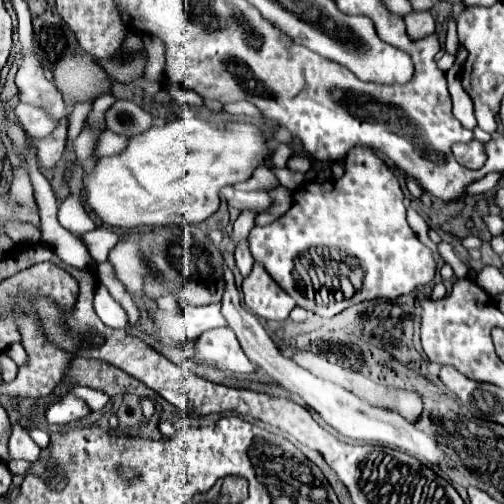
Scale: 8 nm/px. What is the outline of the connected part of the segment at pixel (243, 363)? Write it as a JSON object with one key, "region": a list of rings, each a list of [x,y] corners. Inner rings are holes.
{"region":[[[213,328],[203,332],[197,338],[195,350],[191,350],[189,362],[201,366],[215,366],[223,372],[257,372],[257,366],[251,360],[247,360],[247,354],[243,352],[231,328]]]}

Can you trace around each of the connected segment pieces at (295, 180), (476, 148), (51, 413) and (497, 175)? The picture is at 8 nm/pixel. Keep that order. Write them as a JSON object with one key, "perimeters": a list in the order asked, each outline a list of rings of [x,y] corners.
{"perimeters":[[[[281,168],[281,170],[273,170],[273,172],[275,172],[275,176],[279,178],[279,182],[281,182],[285,188],[291,188],[291,190],[299,188],[299,186],[305,182],[305,176],[303,176],[303,174],[291,172],[291,170],[287,170],[287,168]]],[[[473,140],[471,144],[455,142],[451,146],[451,150],[453,150],[453,156],[457,158],[457,162],[463,164],[463,166],[467,166],[467,168],[471,168],[471,170],[481,168],[483,162],[485,162],[485,158],[487,158],[485,152],[483,152],[483,146],[477,140]]],[[[67,394],[63,396],[61,402],[57,404],[51,404],[47,410],[45,410],[45,420],[49,424],[59,424],[59,426],[65,426],[65,424],[71,424],[71,422],[79,422],[81,418],[85,418],[89,414],[89,406],[75,398],[73,394]]],[[[491,172],[482,179],[470,184],[466,189],[466,193],[473,196],[490,191],[498,185],[502,175],[502,172]]]]}

